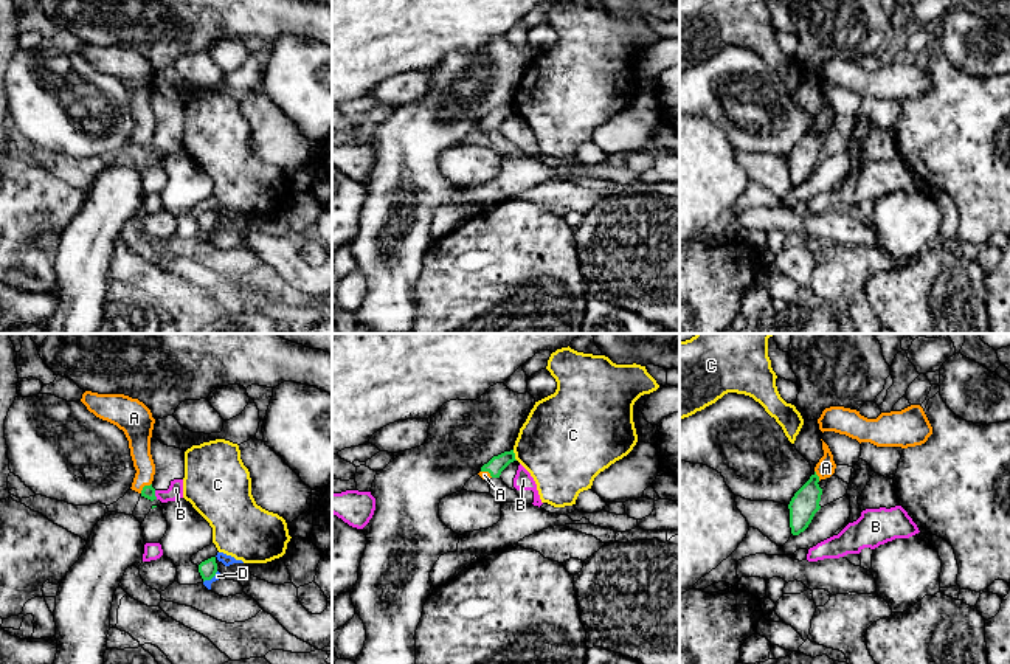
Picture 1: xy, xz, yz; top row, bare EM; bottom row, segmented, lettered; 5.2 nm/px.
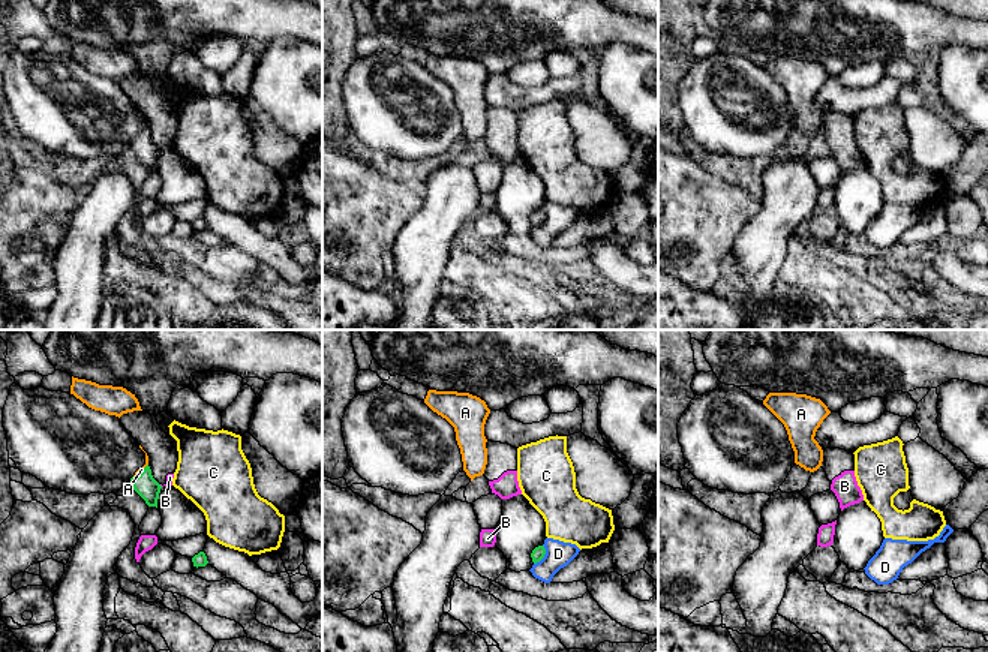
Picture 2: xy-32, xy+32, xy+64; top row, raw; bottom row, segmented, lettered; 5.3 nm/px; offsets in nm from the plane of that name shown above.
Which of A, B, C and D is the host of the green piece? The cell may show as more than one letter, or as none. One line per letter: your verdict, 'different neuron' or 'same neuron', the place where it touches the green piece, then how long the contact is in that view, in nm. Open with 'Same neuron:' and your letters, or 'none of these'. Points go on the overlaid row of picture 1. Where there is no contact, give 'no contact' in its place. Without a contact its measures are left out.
Same neuron: A
A: same neuron; contact xy (145, 486); length 80 nm
B: different neuron; contact xy (154, 495); length 50 nm
C: different neuron; contact xz (514, 455); length 60 nm
D: different neuron; contact xy (210, 579); length 100 nm

